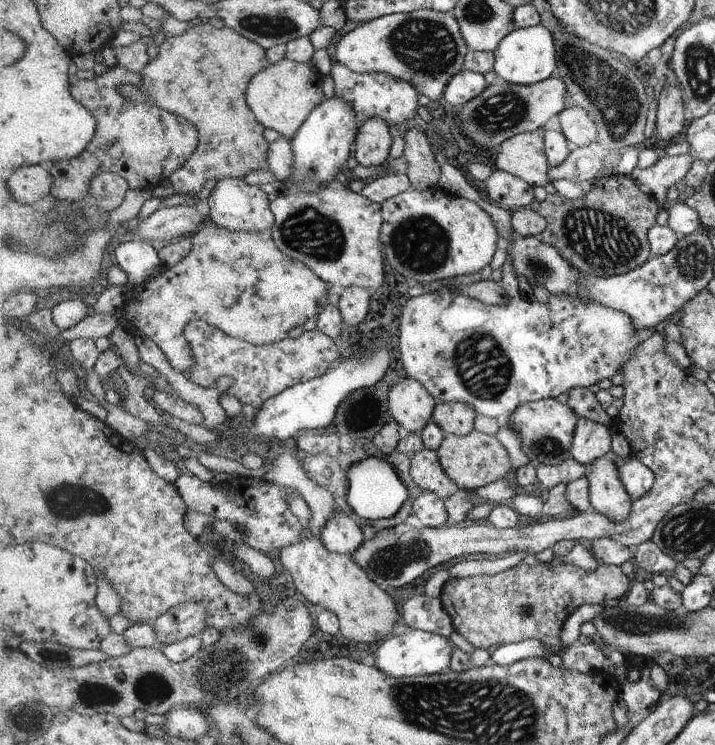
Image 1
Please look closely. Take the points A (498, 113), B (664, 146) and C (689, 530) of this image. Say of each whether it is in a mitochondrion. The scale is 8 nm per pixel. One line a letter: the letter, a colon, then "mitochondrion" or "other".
A: mitochondrion
B: other
C: mitochondrion

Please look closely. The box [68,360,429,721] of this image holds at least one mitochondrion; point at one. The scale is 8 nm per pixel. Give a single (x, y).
(150, 687)

